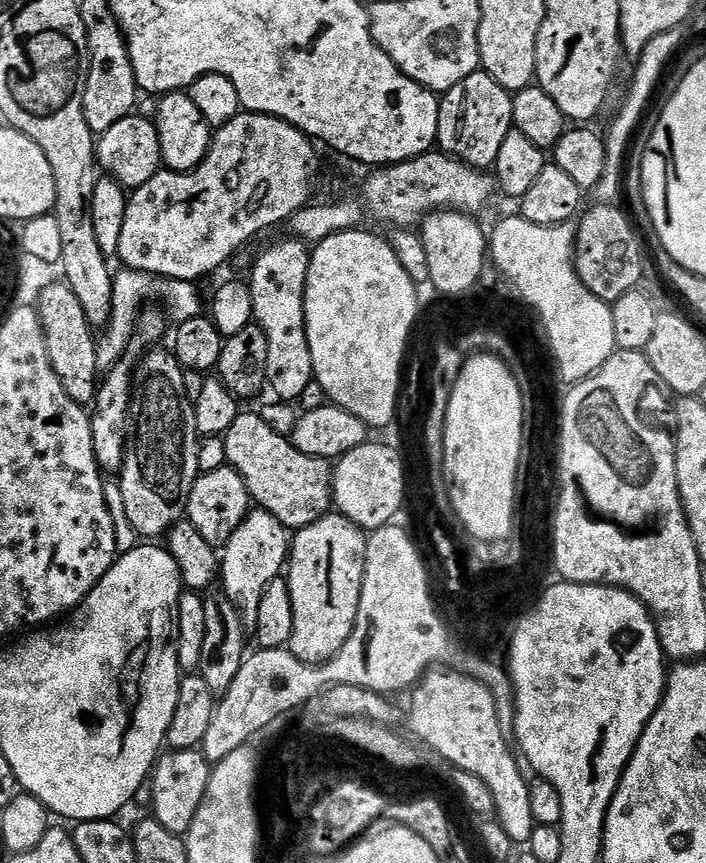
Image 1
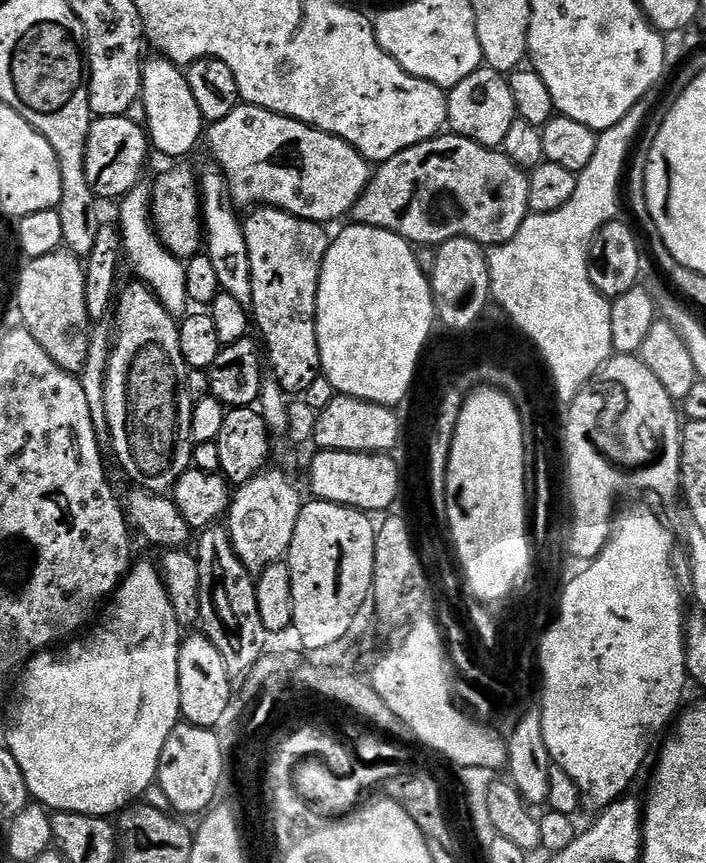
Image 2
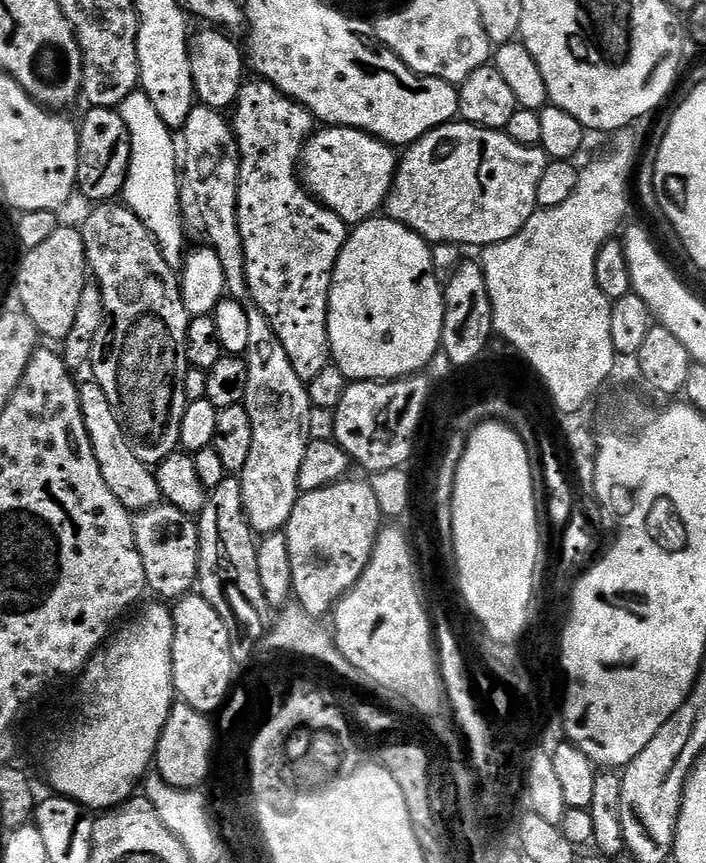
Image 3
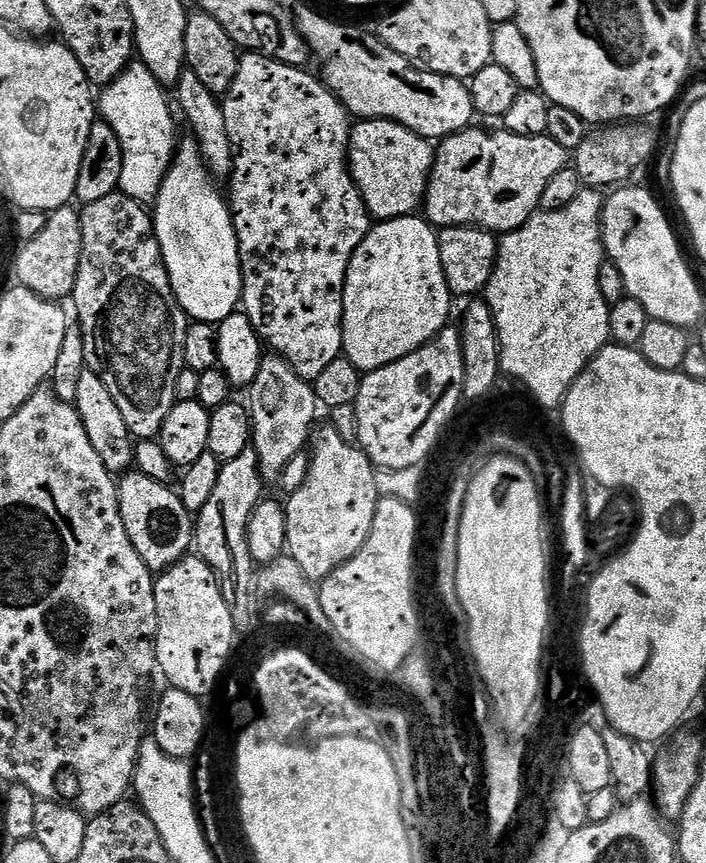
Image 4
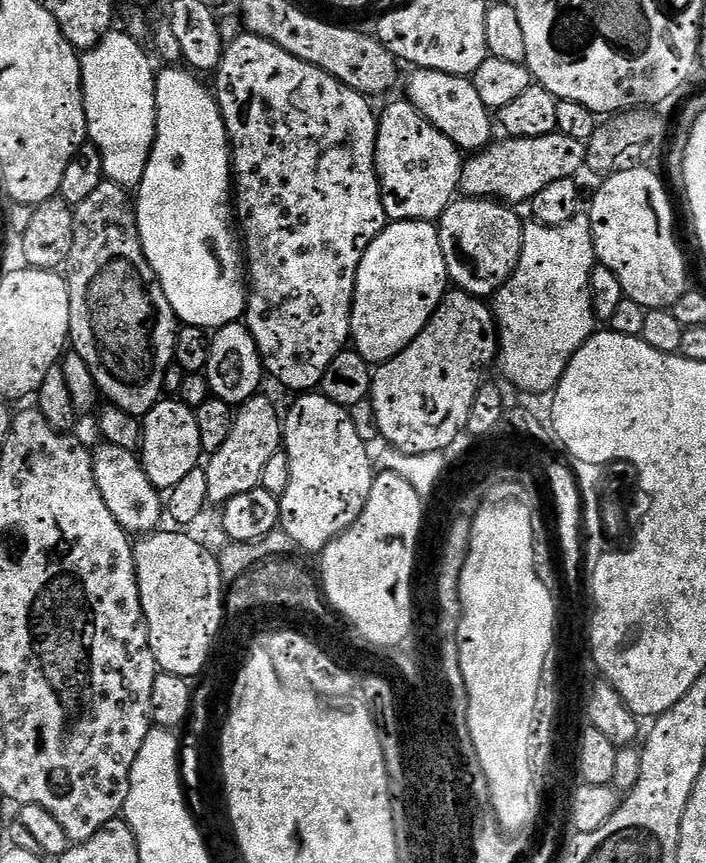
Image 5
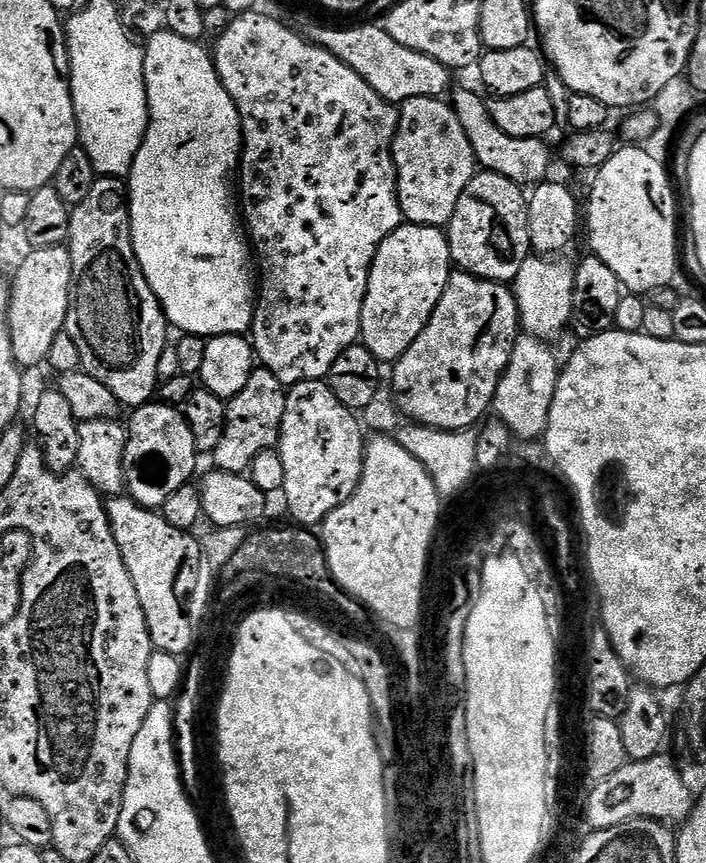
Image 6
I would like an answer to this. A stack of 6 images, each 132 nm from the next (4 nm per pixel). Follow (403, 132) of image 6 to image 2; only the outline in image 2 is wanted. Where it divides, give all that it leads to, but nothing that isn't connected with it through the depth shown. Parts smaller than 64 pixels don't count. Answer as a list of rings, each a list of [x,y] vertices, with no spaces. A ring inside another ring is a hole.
[[[243,102],[230,110],[226,118],[207,129],[206,144],[212,147],[217,162],[221,164],[217,165],[228,179],[228,195],[237,209],[248,210],[253,206],[285,208],[298,218],[313,220],[316,224],[325,226],[331,225],[331,220],[340,220],[351,213],[374,171],[370,161],[358,154],[358,150],[350,146],[350,142],[289,116]]]

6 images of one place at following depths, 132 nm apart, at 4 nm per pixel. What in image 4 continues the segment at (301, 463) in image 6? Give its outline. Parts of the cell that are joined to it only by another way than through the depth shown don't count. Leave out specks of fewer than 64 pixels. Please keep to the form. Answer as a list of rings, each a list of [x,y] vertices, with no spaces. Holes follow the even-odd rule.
[[[331,426],[317,427],[310,440],[310,459],[306,482],[298,491],[287,497],[284,513],[286,514],[286,552],[287,555],[302,566],[302,574],[306,574],[313,582],[325,580],[338,566],[342,566],[366,542],[372,529],[376,508],[382,499],[376,481],[377,469],[368,461],[368,455],[361,452],[356,444],[342,442],[338,430]]]

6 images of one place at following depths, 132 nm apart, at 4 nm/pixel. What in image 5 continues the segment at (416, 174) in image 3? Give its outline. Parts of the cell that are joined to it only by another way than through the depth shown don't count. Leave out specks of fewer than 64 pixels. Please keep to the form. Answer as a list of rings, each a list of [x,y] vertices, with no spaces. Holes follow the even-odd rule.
[[[551,132],[542,138],[511,138],[493,142],[464,161],[460,187],[465,197],[501,201],[509,206],[527,205],[546,186],[573,179],[579,168],[585,167],[588,146],[578,138],[566,138],[561,132]]]

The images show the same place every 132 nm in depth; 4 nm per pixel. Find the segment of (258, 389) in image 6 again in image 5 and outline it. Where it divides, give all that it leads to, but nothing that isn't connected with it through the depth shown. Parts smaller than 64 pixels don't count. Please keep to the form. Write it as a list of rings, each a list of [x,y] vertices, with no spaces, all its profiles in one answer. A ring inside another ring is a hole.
[[[264,395],[251,396],[246,403],[235,409],[230,438],[226,438],[226,442],[222,442],[222,447],[207,457],[203,469],[206,474],[209,505],[222,506],[230,502],[230,498],[238,498],[238,494],[246,494],[246,490],[260,487],[262,470],[266,470],[266,462],[270,462],[270,457],[282,450],[282,412],[272,405],[270,397]]]

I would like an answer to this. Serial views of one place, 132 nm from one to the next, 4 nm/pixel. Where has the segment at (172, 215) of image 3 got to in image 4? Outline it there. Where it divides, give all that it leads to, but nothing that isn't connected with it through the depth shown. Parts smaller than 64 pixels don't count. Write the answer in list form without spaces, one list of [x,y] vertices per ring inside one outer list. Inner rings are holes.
[[[139,62],[129,64],[118,78],[114,78],[114,82],[103,85],[101,92],[104,93],[98,96],[99,115],[103,123],[114,130],[122,148],[119,191],[141,202],[155,201],[178,143],[169,93],[167,96],[165,85],[160,84],[147,66]]]

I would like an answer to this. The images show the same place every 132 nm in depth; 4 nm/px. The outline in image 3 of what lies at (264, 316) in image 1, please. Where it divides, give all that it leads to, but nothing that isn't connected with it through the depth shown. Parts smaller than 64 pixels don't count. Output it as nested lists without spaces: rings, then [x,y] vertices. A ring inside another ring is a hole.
[[[259,78],[249,79],[240,88],[240,97],[234,105],[235,112],[234,131],[236,133],[236,145],[240,151],[238,230],[242,234],[242,246],[244,247],[244,257],[246,258],[246,282],[252,295],[252,301],[258,306],[258,310],[262,310],[262,314],[266,314],[266,322],[270,322],[270,326],[274,326],[274,334],[278,334],[278,342],[282,342],[282,346],[286,350],[286,355],[290,358],[290,363],[294,365],[294,370],[298,373],[298,378],[308,381],[310,378],[317,376],[321,370],[326,370],[326,366],[332,358],[330,342],[328,341],[328,299],[330,298],[332,275],[336,269],[336,259],[338,258],[338,254],[342,254],[342,246],[348,241],[350,228],[342,218],[338,218],[338,214],[334,214],[334,210],[330,210],[326,205],[321,204],[304,187],[301,173],[298,171],[302,164],[304,144],[314,131],[314,117],[312,113],[304,105],[298,103],[296,100],[291,100],[289,96],[279,92],[269,80]]]

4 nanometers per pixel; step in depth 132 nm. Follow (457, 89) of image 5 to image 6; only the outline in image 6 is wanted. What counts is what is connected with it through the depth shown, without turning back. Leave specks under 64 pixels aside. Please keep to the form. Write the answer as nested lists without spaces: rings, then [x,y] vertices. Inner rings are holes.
[[[476,92],[458,93],[454,107],[476,152],[477,165],[483,171],[504,175],[521,186],[535,186],[549,179],[548,167],[552,164],[552,152],[544,145],[543,139],[510,138],[510,134],[498,130],[498,126],[494,126],[494,118],[490,118],[485,97],[480,97]]]

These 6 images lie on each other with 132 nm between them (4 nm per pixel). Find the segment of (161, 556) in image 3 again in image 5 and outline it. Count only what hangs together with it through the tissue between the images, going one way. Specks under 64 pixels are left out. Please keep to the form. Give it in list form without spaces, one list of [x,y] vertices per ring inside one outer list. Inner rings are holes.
[[[107,442],[101,445],[100,449],[92,452],[94,482],[98,482],[98,490],[102,490],[102,499],[110,514],[114,514],[114,518],[129,534],[151,534],[157,531],[161,527],[160,519],[165,519],[166,504],[161,489],[154,487],[150,478],[146,478],[139,455],[133,450],[122,450]]]

